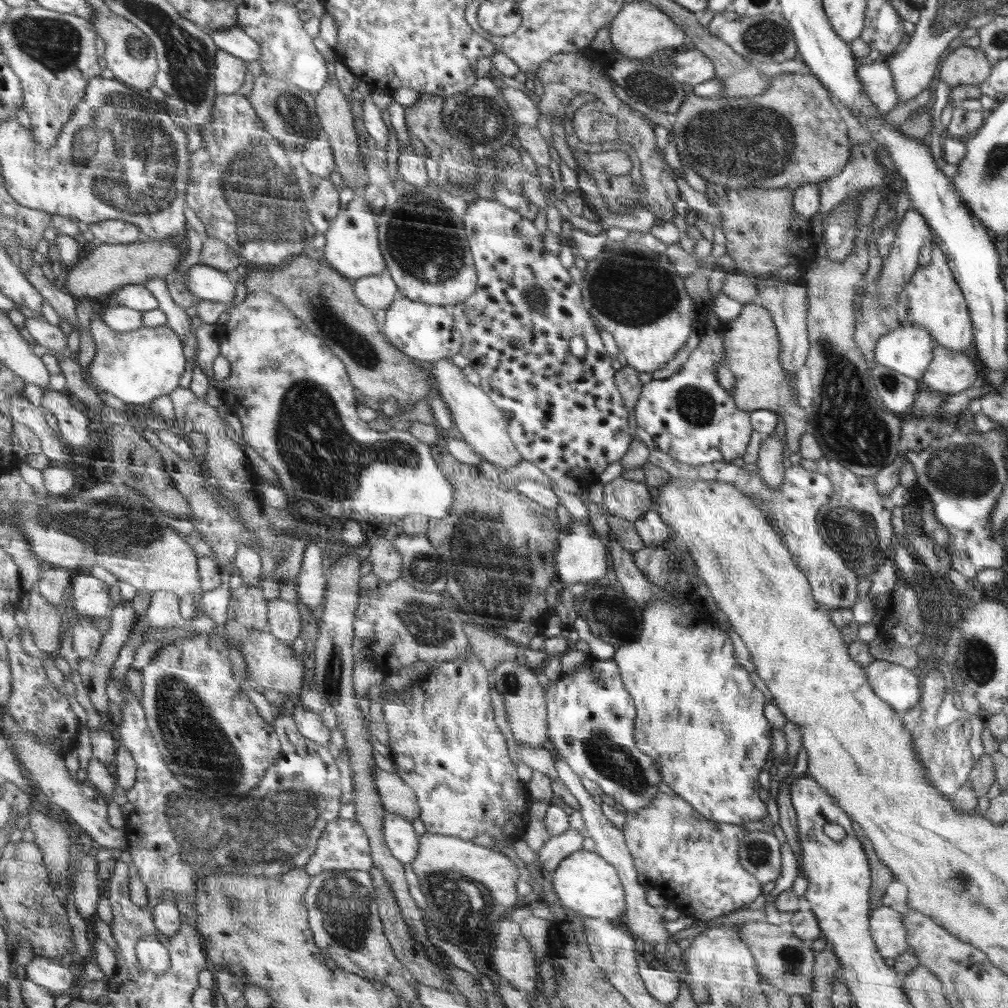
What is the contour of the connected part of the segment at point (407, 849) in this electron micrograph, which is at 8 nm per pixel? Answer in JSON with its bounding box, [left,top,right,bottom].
[382,813,421,864]

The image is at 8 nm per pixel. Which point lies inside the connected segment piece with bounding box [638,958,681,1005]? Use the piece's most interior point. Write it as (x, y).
(664, 985)

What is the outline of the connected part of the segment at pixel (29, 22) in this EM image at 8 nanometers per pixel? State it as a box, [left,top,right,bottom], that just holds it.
[1,4,104,150]

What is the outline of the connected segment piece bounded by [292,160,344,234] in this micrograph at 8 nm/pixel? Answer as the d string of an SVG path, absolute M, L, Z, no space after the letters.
M298 160L293 162L292 173L298 181L302 199L309 210L310 222L319 233L325 234L334 218L343 208L343 195L329 178L311 175Z

